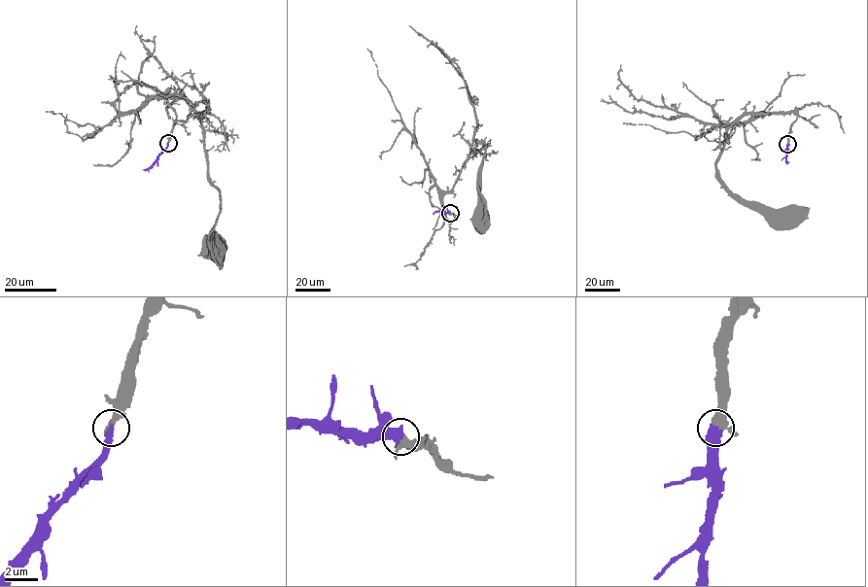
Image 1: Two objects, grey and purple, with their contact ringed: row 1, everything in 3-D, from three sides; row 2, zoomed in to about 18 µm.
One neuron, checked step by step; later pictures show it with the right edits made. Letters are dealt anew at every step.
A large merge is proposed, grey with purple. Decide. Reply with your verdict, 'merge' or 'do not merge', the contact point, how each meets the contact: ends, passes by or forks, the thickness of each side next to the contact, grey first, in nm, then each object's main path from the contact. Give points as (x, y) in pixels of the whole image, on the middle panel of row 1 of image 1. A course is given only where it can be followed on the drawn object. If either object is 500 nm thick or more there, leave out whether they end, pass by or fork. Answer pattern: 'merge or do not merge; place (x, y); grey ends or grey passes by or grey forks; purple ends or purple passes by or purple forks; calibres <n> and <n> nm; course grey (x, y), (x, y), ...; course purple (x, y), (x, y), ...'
merge; place (450, 213); grey passes by; purple ends; calibres 320 and 420 nm; course grey (450, 213), (455, 216), (450, 222), (442, 196), (478, 142), (485, 155), (478, 222); course purple (450, 213), (433, 214)

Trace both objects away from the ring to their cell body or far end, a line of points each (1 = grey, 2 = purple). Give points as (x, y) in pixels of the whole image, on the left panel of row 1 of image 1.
1: (168, 143), (176, 113), (157, 96), (183, 98), (201, 121), (207, 178), (220, 197), (210, 249)
2: (168, 143), (151, 166), (142, 170)

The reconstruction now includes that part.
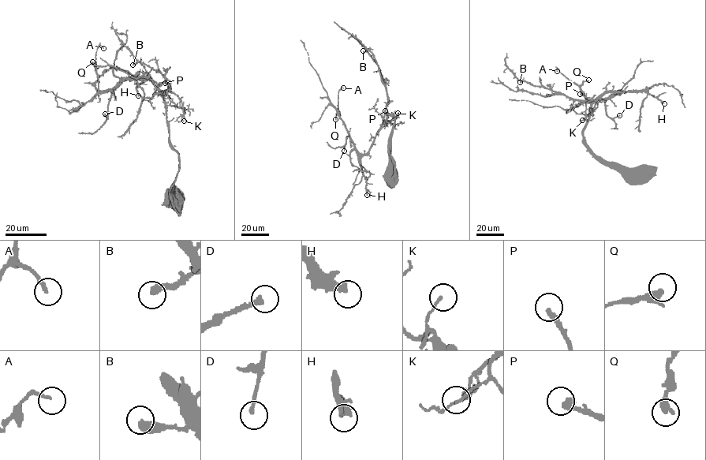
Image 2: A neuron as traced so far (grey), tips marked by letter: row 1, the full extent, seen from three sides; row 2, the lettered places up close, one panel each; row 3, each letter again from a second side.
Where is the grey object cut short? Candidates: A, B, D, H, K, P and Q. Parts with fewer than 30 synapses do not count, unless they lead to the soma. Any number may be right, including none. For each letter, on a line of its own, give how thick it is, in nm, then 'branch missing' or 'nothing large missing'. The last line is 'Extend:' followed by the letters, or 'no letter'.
A: calibre 170 nm; nothing large missing
B: calibre 400 nm; nothing large missing
D: calibre 200 nm; nothing large missing
H: calibre 420 nm; branch missing
K: calibre 120 nm; nothing large missing
P: calibre 300 nm; nothing large missing
Q: calibre 420 nm; nothing large missing
Extend: H

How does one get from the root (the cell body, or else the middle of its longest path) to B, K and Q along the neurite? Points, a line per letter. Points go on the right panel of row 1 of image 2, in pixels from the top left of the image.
B: (647, 173), (632, 178), (606, 165), (592, 152), (583, 136), (589, 102), (520, 82)
K: (647, 173), (637, 178), (624, 174), (606, 165), (587, 144), (583, 128), (594, 99), (586, 104), (582, 120)
Q: (647, 173), (624, 174), (587, 144), (592, 105), (622, 92), (588, 99), (580, 87), (588, 80)

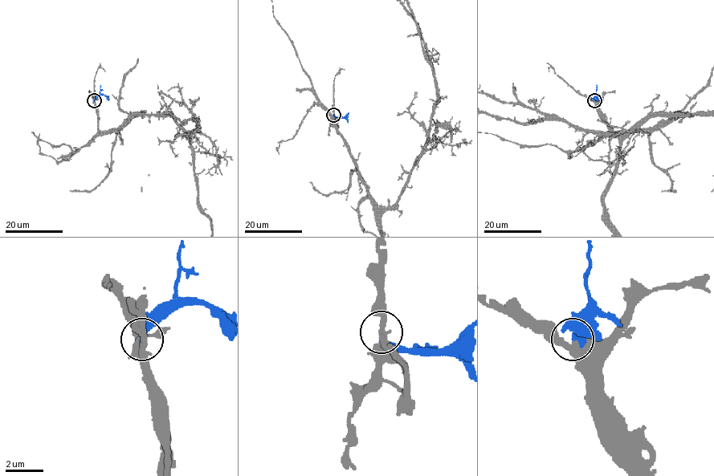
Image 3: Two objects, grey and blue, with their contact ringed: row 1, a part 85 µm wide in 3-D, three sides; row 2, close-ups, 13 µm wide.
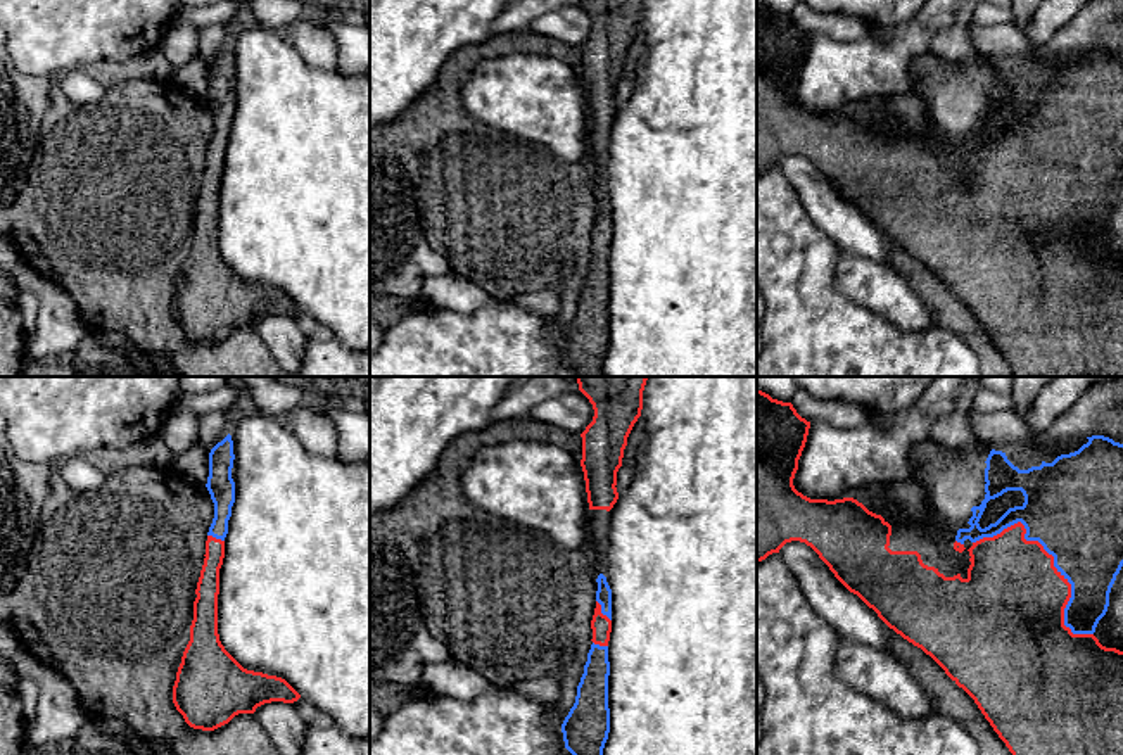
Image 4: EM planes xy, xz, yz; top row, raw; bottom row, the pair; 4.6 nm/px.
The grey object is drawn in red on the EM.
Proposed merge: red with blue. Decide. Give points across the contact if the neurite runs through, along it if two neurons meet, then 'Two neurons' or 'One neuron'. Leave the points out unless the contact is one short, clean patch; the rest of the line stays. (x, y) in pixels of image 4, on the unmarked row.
One neuron

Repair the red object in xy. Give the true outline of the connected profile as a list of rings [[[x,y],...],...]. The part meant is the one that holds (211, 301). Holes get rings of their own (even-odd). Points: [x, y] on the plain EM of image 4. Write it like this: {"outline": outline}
{"outline": [[[228,47],[209,66],[207,104],[214,131],[207,145],[206,171],[195,202],[190,254],[173,299],[173,316],[194,342],[214,344],[238,327],[254,327],[271,314],[294,316],[301,308],[282,290],[244,282],[218,247],[219,181],[235,116],[233,54]]]}

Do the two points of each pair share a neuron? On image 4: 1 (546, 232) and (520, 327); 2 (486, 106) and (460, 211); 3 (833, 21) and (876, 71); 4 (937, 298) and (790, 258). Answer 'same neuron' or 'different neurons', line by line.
1: different neurons
2: different neurons
3: different neurons
4: different neurons

